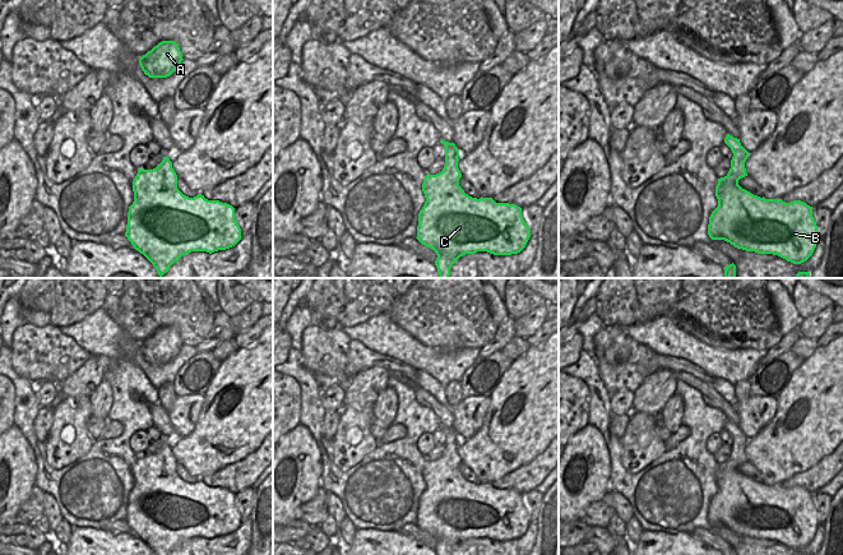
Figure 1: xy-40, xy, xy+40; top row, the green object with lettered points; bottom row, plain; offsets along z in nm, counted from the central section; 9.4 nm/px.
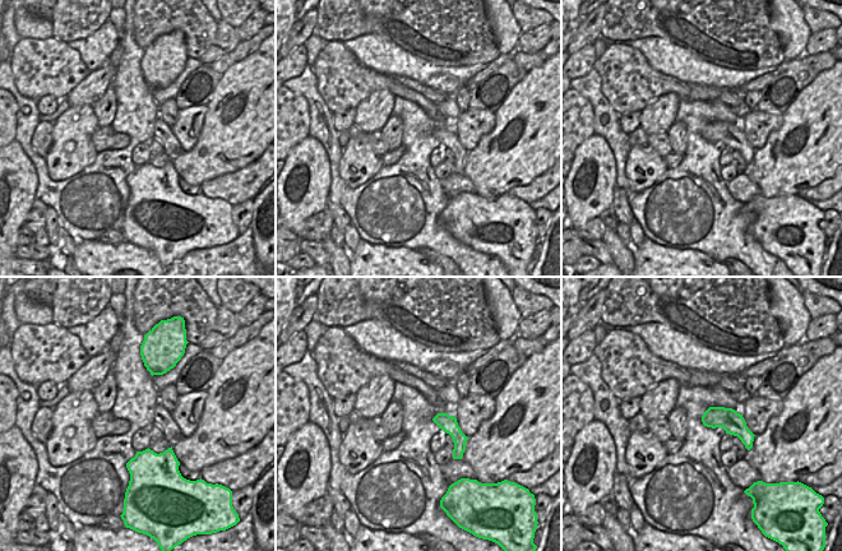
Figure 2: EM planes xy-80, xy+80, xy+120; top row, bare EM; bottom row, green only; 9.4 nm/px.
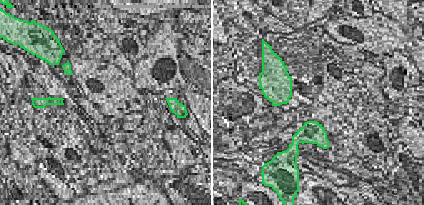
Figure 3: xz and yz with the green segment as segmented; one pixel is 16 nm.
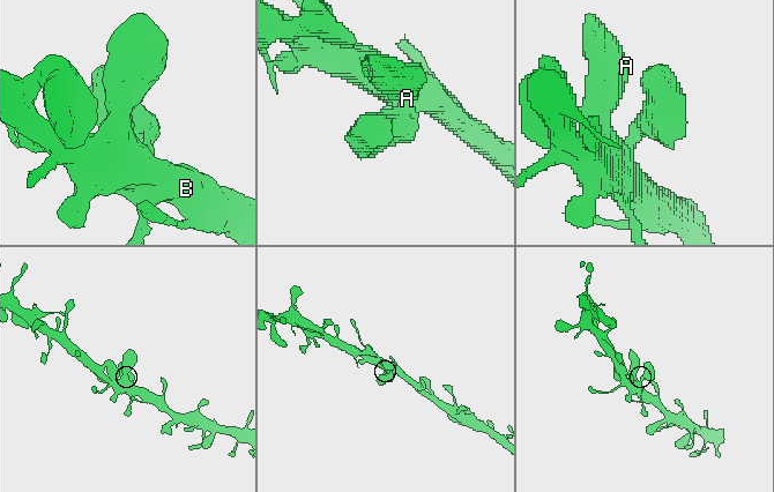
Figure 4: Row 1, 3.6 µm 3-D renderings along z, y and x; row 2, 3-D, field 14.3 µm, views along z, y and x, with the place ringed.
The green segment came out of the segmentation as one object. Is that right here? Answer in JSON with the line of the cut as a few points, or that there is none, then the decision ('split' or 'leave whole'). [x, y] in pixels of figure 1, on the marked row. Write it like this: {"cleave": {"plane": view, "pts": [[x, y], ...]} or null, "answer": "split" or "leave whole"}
{"cleave": null, "answer": "leave whole"}

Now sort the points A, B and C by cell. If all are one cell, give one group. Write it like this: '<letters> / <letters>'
A B C

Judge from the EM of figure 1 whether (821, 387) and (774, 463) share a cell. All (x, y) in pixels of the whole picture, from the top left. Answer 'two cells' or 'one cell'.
one cell

